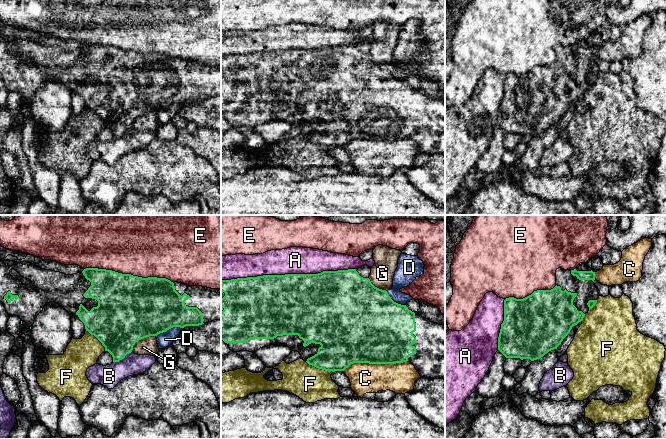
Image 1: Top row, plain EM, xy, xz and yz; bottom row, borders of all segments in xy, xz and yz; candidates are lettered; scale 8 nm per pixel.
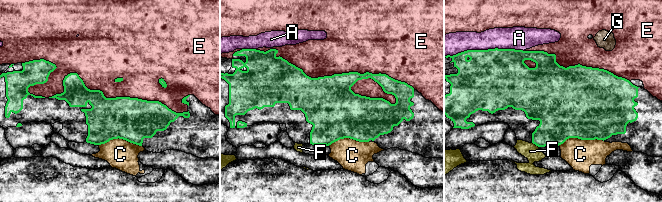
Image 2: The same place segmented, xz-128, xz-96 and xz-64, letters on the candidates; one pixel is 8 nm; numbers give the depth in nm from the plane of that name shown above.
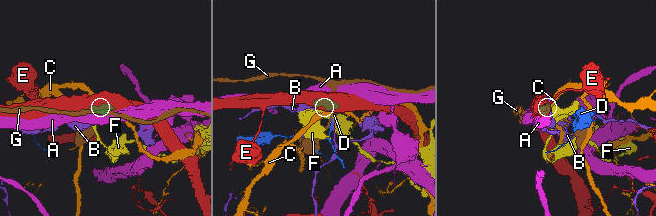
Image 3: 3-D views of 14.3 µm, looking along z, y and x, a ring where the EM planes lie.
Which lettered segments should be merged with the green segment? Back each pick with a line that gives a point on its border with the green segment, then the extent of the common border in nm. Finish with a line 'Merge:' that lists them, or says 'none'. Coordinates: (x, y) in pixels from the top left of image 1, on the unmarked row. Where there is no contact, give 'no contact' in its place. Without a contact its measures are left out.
Merge: none

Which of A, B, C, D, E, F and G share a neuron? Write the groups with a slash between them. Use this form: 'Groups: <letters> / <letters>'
Groups: A / B / C / D / E / F / G

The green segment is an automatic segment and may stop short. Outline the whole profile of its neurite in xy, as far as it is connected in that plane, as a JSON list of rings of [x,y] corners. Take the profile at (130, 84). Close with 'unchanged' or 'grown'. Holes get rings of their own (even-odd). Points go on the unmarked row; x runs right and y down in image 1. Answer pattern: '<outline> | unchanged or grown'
[[[0,36],[0,77],[2,78],[9,92],[18,92],[21,95],[21,100],[29,103],[30,105],[32,100],[34,99],[36,92],[43,86],[47,79],[58,79],[61,83],[64,84],[64,86],[66,86],[71,91],[71,93],[78,93],[84,99],[86,107],[88,107],[91,111],[94,111],[105,123],[105,127],[108,127],[112,131],[113,138],[119,138],[120,136],[124,135],[127,130],[132,128],[135,119],[146,113],[157,112],[158,110],[166,108],[173,103],[184,104],[186,102],[199,102],[214,96],[221,96],[221,64],[211,65],[202,62],[189,62],[184,59],[171,58],[166,54],[142,54],[138,52],[133,52],[131,50],[122,50],[112,46],[98,44],[86,44],[80,49],[66,51],[52,46],[41,45],[38,42],[28,38],[15,39],[13,37]],[[11,45],[16,46],[23,54],[29,55],[31,57],[31,60],[24,61],[21,57],[14,55],[10,51]]] | grown

